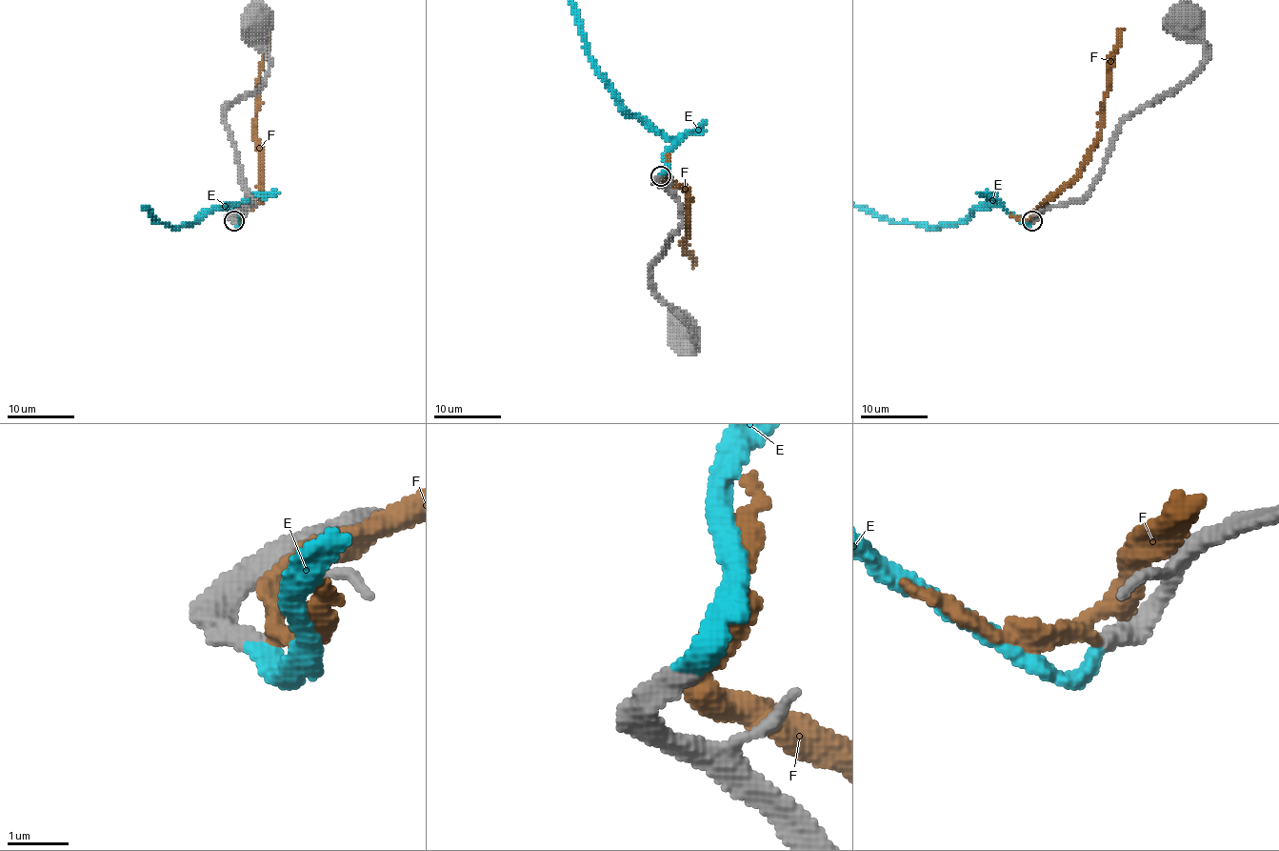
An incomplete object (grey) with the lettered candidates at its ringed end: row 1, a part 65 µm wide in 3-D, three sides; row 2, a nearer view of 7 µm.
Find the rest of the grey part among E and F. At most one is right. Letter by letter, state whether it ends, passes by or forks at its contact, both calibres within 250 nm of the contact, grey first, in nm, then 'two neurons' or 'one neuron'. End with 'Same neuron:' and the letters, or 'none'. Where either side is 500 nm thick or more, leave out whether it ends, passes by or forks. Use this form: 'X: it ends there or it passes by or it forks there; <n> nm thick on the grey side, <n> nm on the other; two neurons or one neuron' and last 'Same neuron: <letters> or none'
E: it ends there; 440 nm thick on the grey side, 320 nm on the other; one neuron
F: it passes by; 380 nm thick on the grey side, 300 nm on the other; two neurons
Same neuron: E

